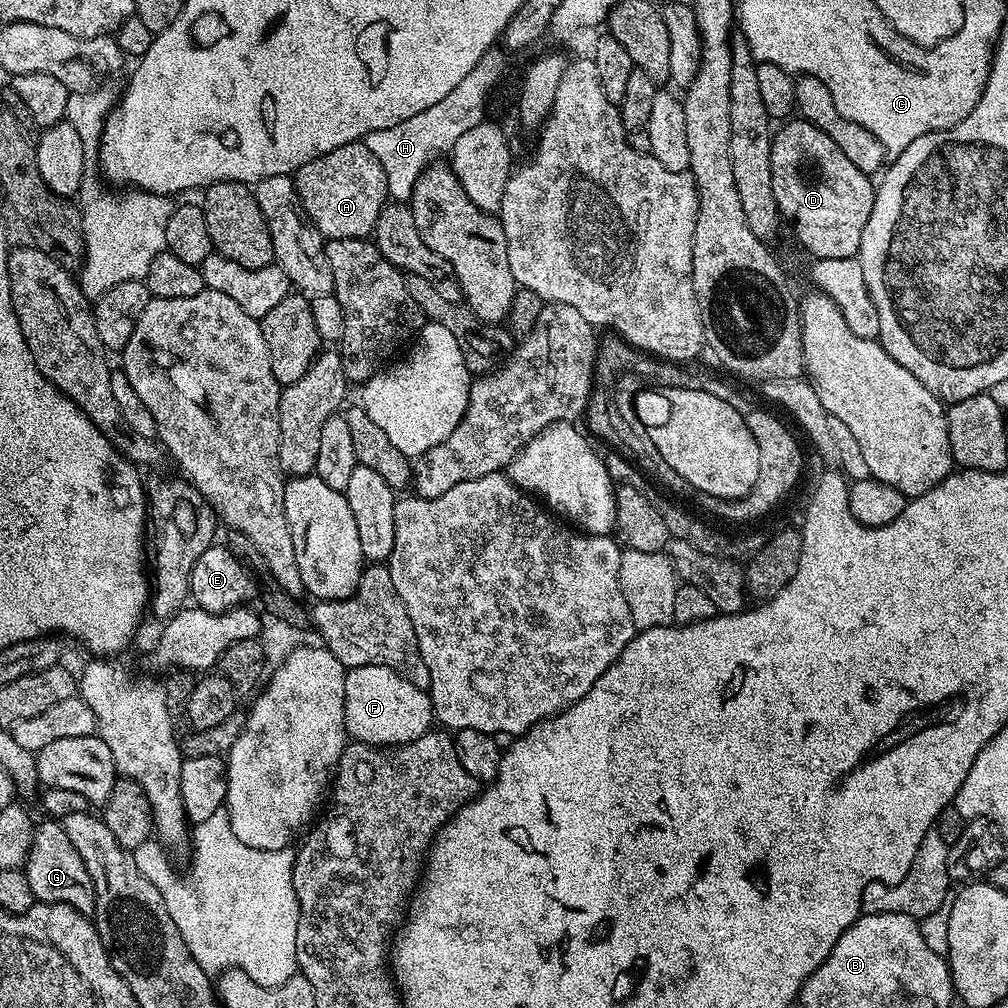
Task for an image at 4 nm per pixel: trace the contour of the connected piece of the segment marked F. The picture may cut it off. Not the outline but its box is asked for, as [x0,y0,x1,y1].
[344,666,433,746]

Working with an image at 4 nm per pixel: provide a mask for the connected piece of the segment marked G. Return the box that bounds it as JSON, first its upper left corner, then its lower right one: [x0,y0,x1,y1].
[23,818,95,914]

